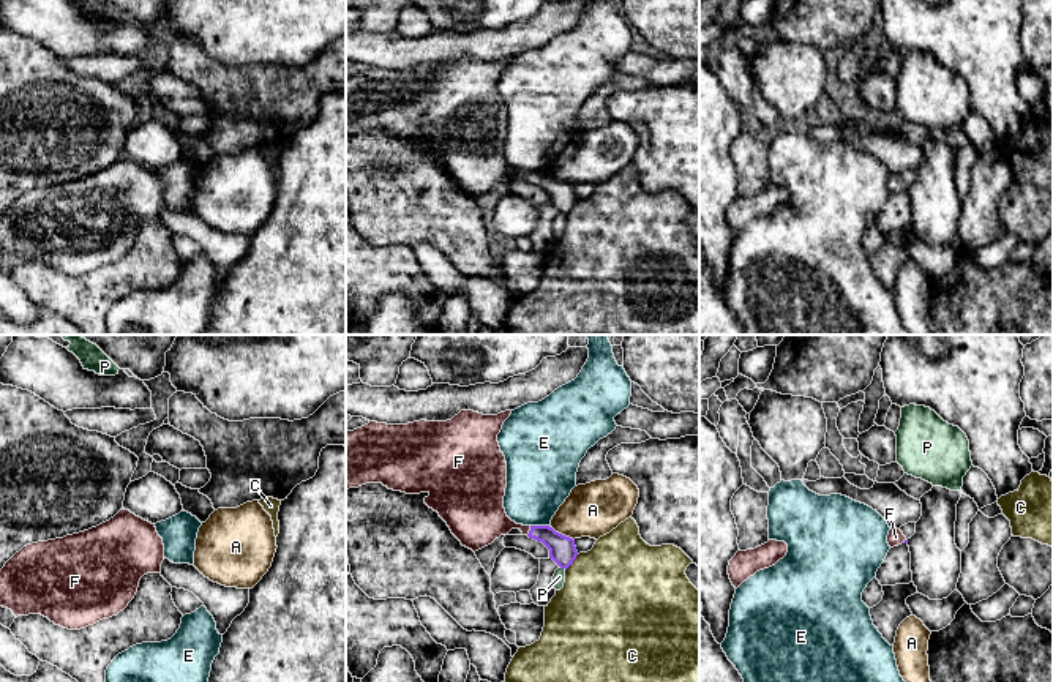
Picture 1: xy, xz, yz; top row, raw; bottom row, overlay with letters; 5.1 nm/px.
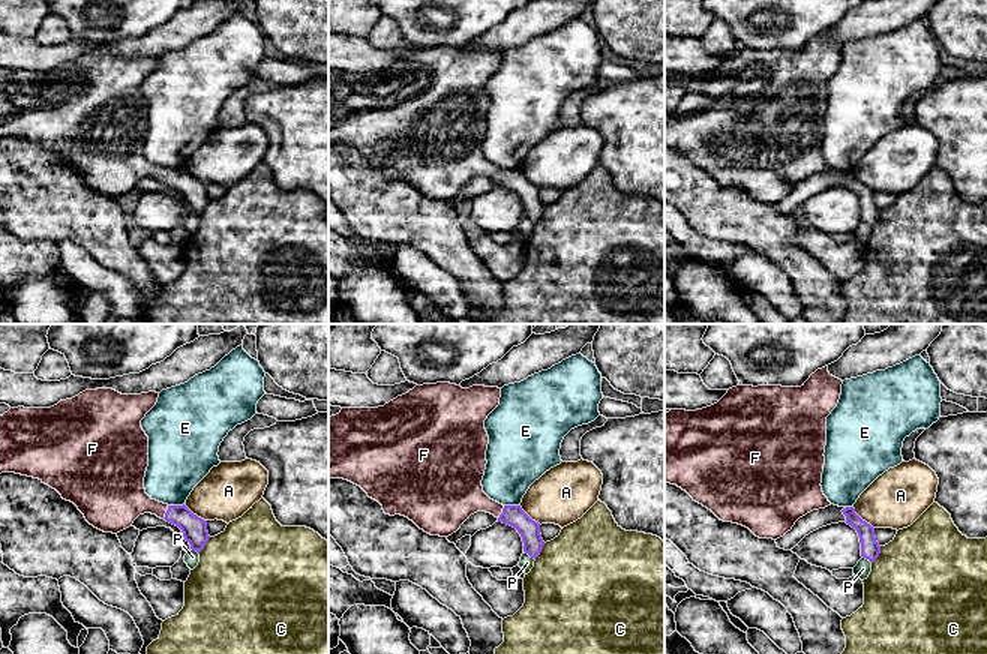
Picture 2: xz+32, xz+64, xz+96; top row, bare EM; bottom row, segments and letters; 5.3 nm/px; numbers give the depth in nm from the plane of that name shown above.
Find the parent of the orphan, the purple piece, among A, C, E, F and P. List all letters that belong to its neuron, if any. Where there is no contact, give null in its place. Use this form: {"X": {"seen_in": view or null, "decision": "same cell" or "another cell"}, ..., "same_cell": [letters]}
{"A": {"seen_in": "xz", "decision": "another cell"}, "C": {"seen_in": "xz", "decision": "another cell"}, "E": {"seen_in": "xz", "decision": "another cell"}, "F": {"seen_in": "xz", "decision": "same cell"}, "P": {"seen_in": "xz", "decision": "another cell"}, "same_cell": ["F"]}

